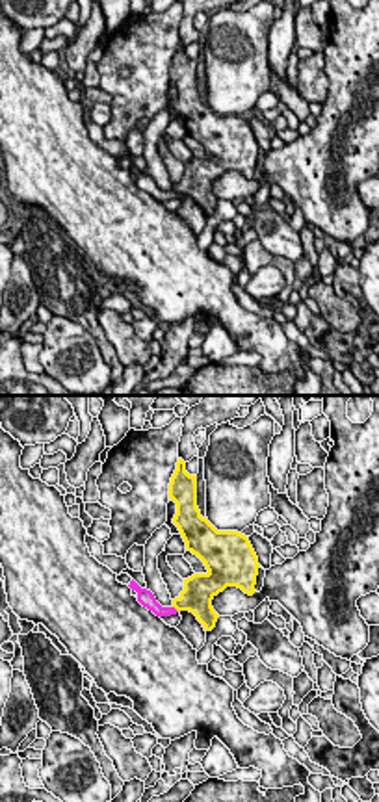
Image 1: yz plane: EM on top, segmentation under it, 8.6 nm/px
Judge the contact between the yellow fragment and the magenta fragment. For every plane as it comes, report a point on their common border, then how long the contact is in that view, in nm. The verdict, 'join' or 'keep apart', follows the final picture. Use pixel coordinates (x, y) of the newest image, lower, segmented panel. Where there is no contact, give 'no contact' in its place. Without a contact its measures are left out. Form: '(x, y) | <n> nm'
(175, 607) | 70 nm

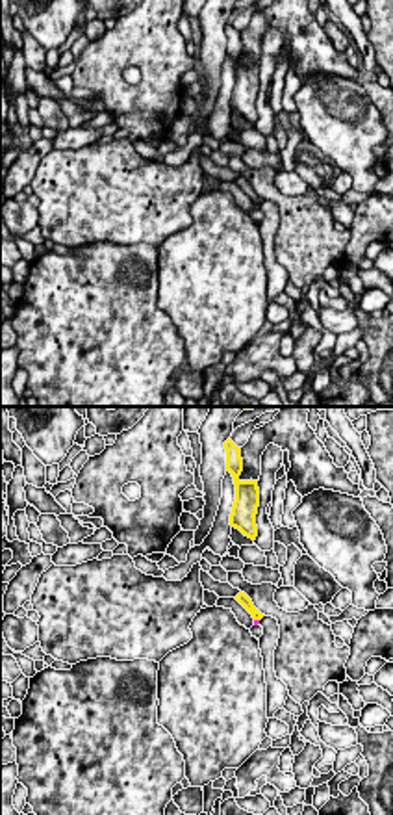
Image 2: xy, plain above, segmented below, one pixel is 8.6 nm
(256, 619) | 50 nm

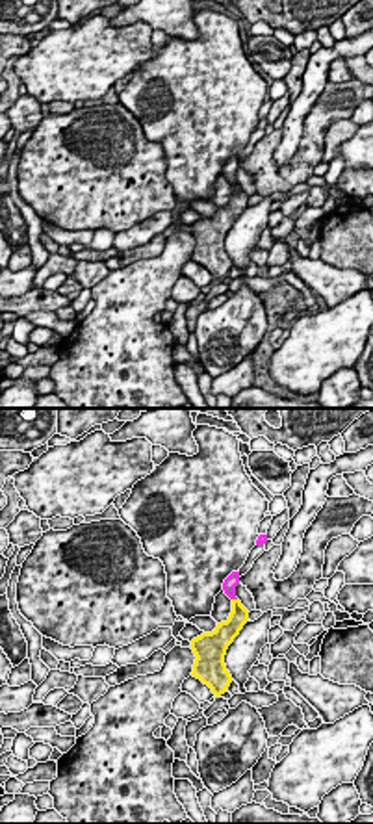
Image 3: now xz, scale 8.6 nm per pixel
(234, 600) | 50 nm

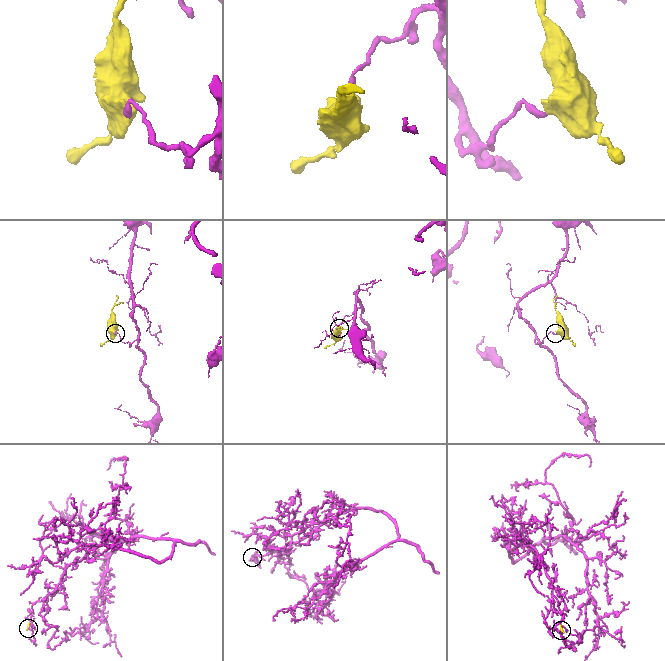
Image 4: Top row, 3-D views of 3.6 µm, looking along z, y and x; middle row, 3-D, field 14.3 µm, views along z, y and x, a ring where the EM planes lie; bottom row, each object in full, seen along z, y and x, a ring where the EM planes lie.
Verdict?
keep apart

